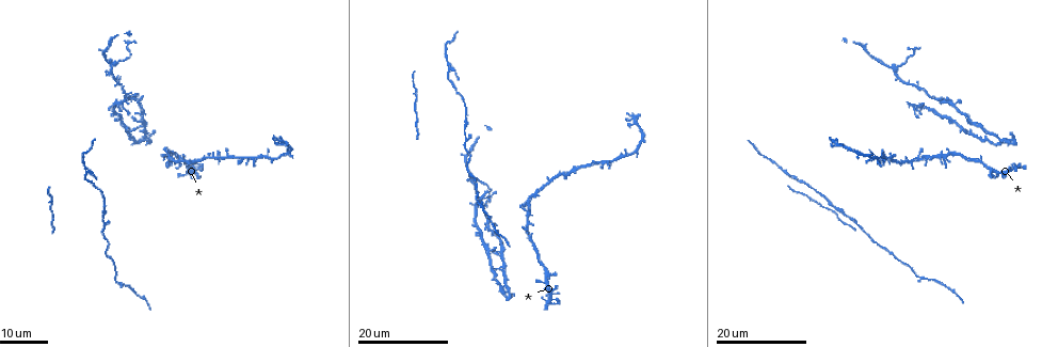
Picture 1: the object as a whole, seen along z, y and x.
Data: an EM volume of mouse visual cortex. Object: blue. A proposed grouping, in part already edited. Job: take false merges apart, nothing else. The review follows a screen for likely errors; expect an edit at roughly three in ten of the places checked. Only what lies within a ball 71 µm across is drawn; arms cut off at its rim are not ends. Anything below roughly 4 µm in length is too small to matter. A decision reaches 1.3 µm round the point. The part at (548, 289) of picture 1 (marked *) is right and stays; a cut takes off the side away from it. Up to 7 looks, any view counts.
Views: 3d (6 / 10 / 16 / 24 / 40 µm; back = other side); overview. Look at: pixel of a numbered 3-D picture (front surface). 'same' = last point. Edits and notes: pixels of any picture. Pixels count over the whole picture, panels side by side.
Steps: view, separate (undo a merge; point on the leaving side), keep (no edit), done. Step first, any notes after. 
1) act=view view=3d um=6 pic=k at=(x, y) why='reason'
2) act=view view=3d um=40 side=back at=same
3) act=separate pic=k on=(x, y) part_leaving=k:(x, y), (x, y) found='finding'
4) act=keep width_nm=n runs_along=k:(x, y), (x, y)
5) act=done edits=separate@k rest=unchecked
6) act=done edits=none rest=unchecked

act=view view=3d um=16 pic=1 at=(475, 205) why='looks like a crossing'

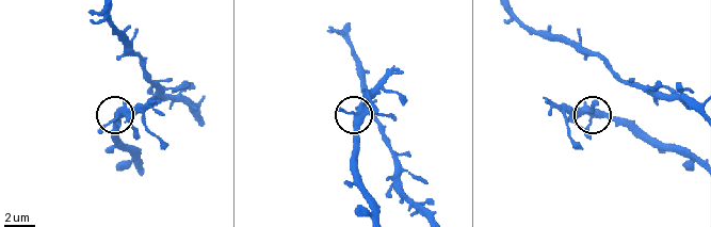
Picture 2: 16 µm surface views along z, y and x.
act=view view=3d um=6 pic=2 at=(121, 111) why='zoom in'

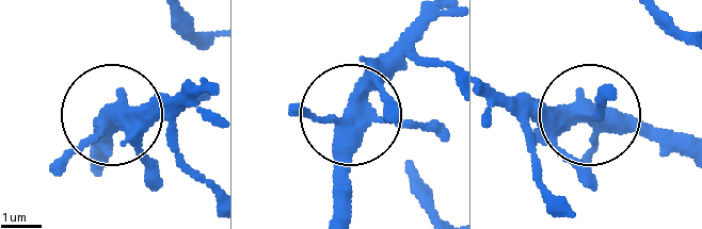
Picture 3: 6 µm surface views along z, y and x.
act=keep width_nm=400 runs_along=3:(104, 161), (107, 124), (181, 110) found='continuous, no second neuron'

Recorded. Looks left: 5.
act=view view=3d um=24 pic=1 at=(897, 68) why='three arms meet'

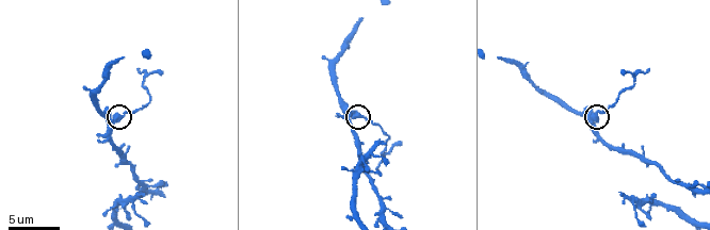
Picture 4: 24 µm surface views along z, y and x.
act=view view=3d um=6 pic=4 at=(355, 116)

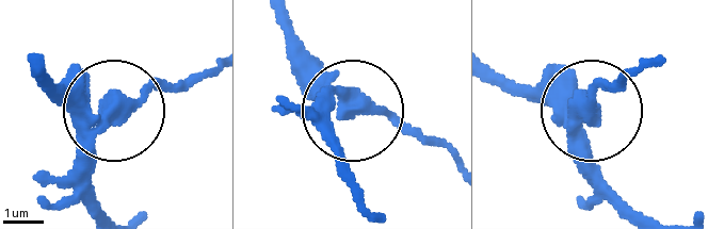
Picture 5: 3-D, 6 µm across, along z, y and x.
act=separate pic=5 on=(124, 100) side_arm_um=10 part_leaving=5:(91, 145), (153, 91), (213, 74) found='two neurons meet here'

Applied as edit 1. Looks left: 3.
act=view view=overview

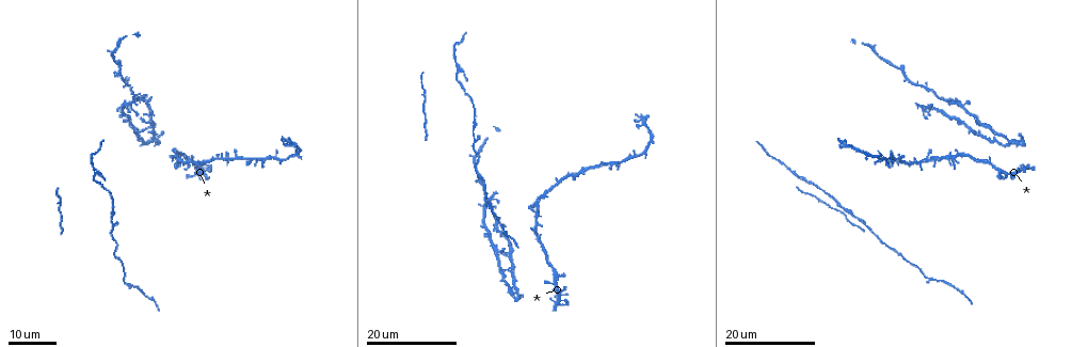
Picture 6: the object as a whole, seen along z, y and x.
act=view view=3d um=24 pic=6 at=(866, 223) why='three arms meet'

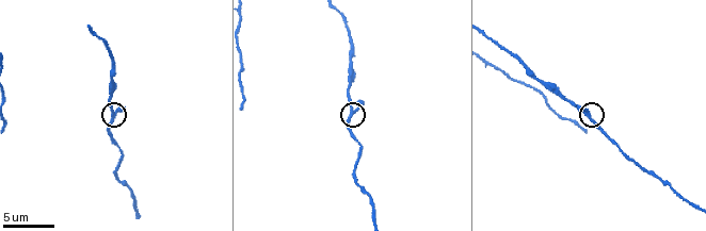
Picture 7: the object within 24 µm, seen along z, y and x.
act=view view=3d um=10 pic=7 at=(112, 112) why='zoom in'

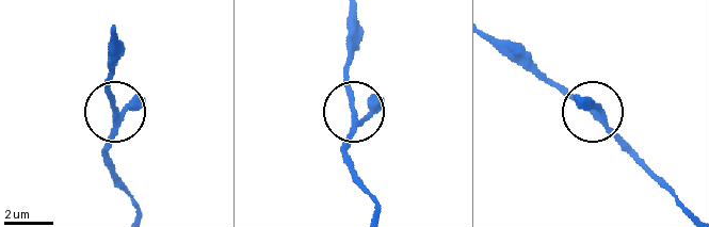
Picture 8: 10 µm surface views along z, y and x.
act=keep arms=3 found='one neuron here'

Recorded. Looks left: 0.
act=done edits=separate@5 rest=unchecked

